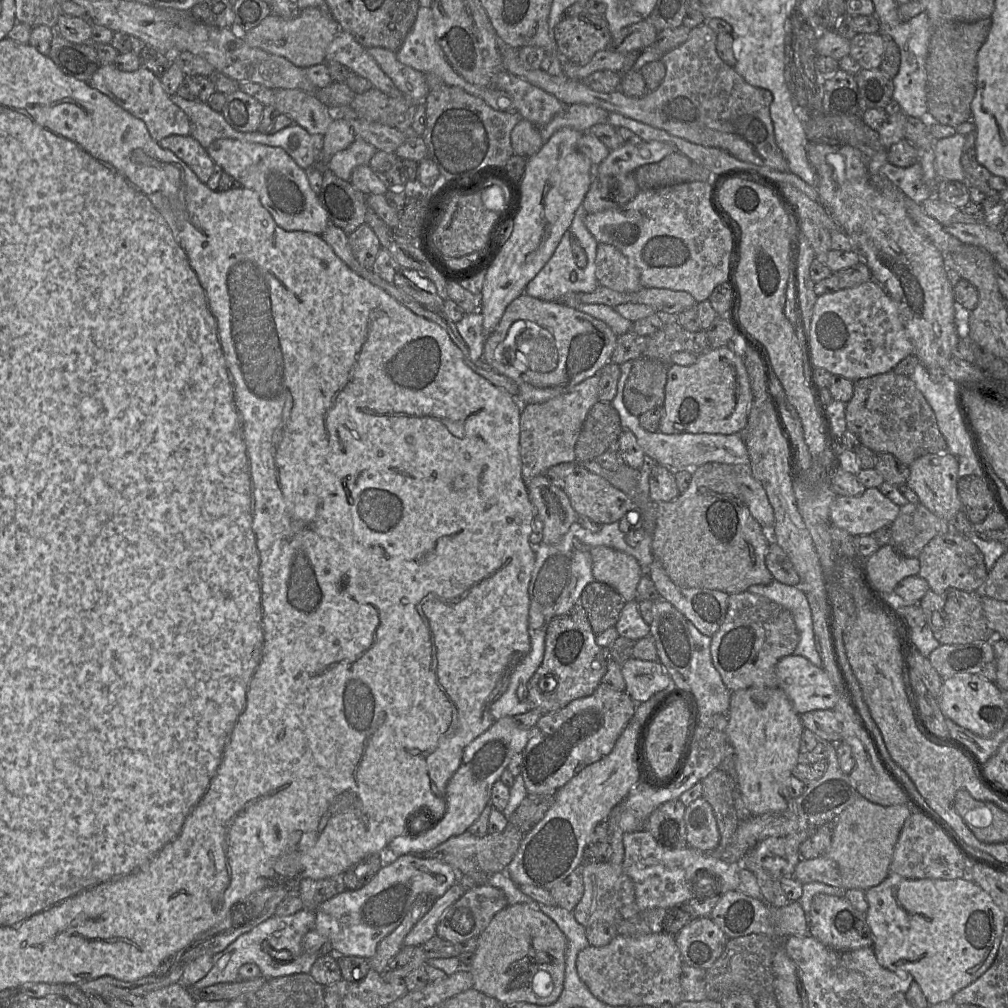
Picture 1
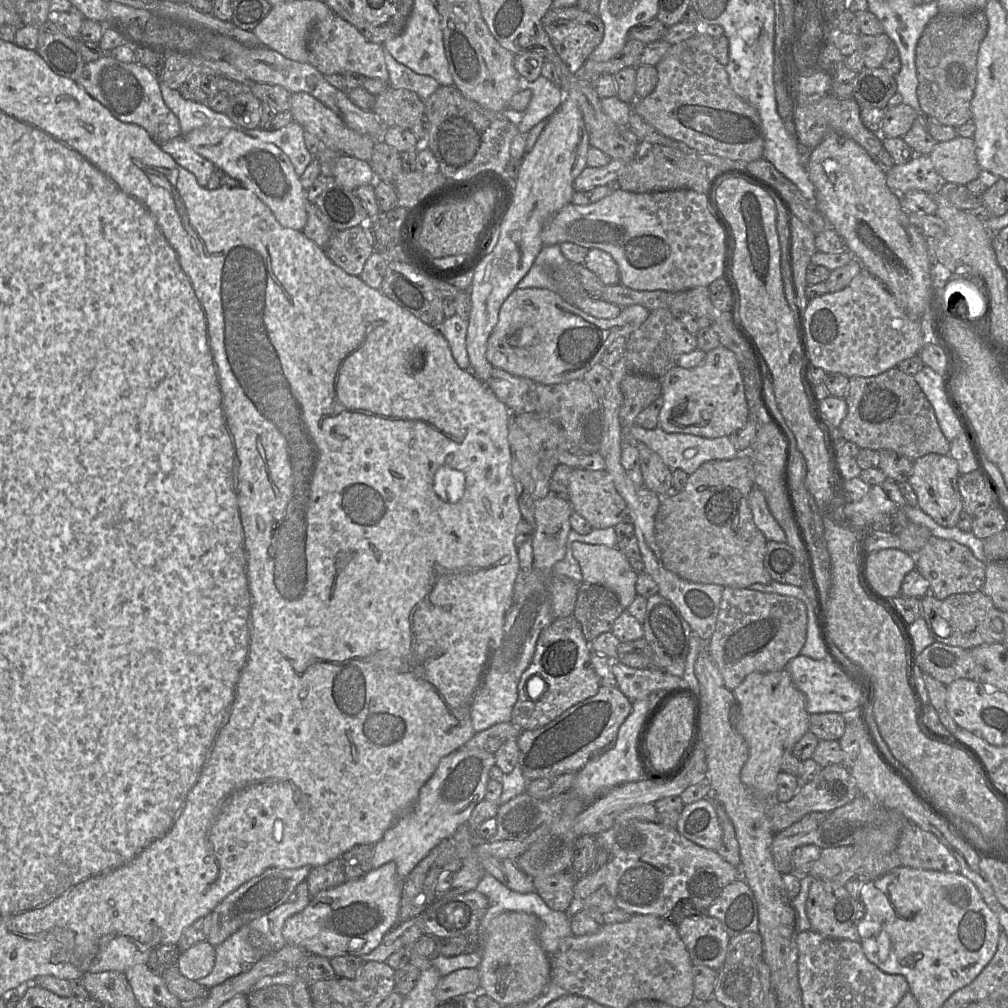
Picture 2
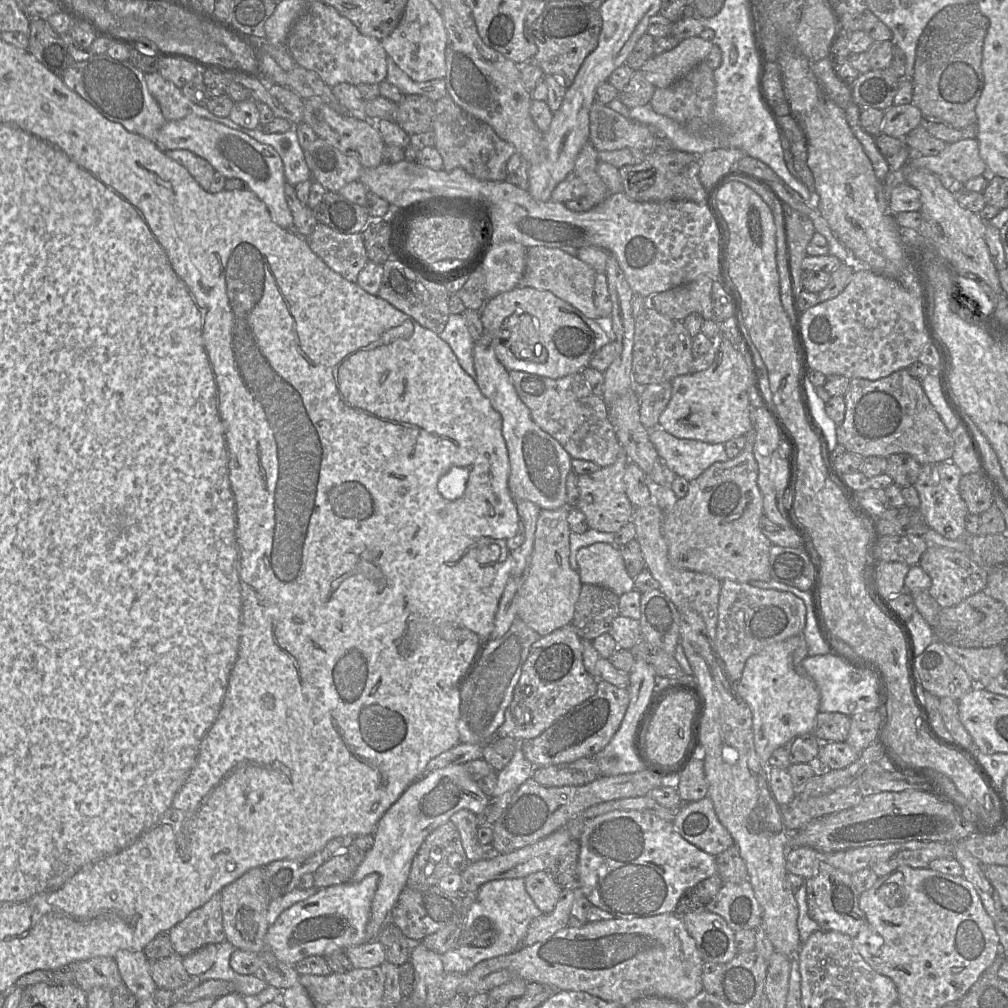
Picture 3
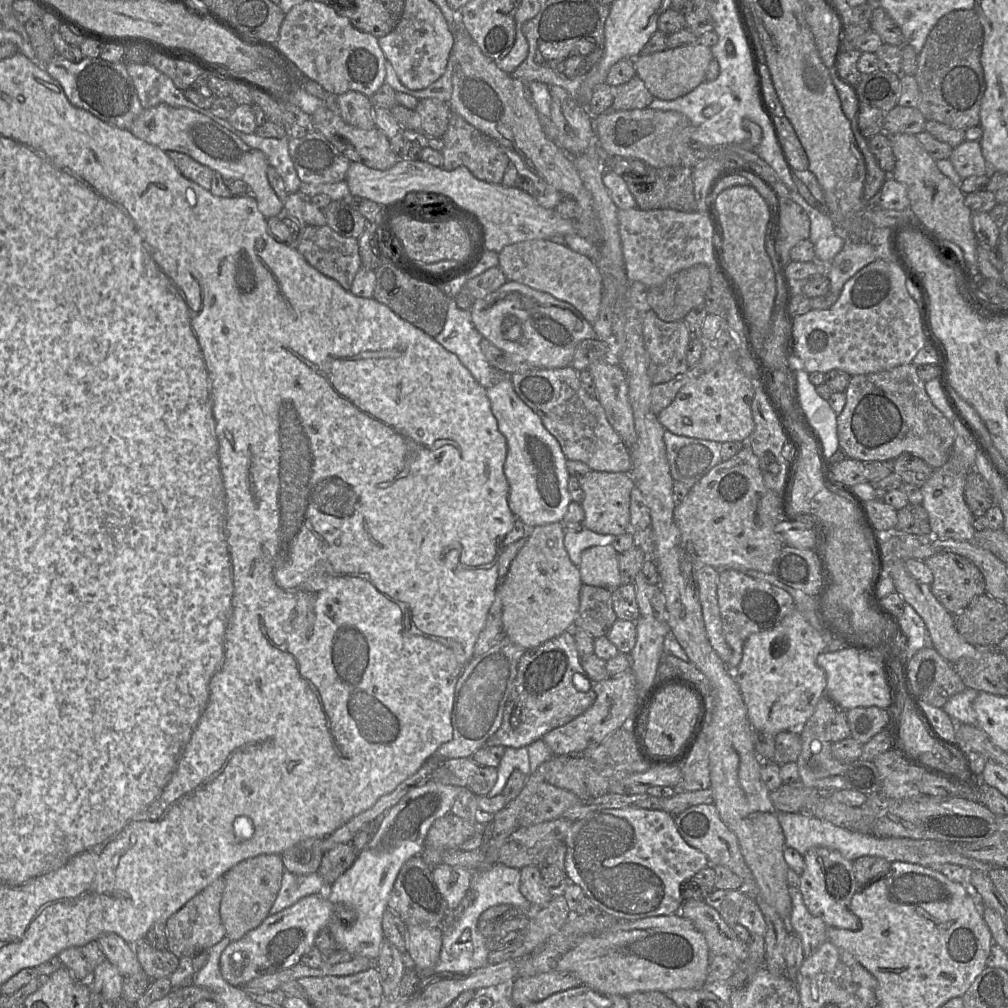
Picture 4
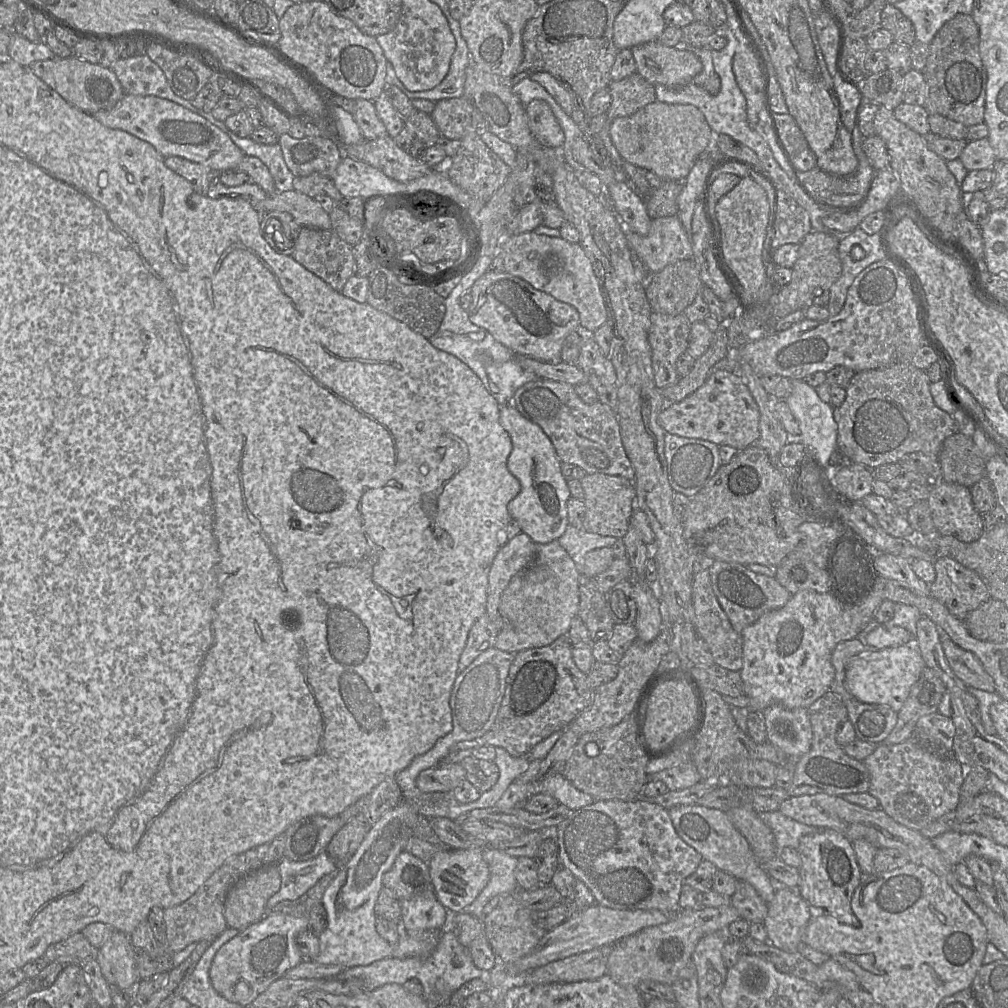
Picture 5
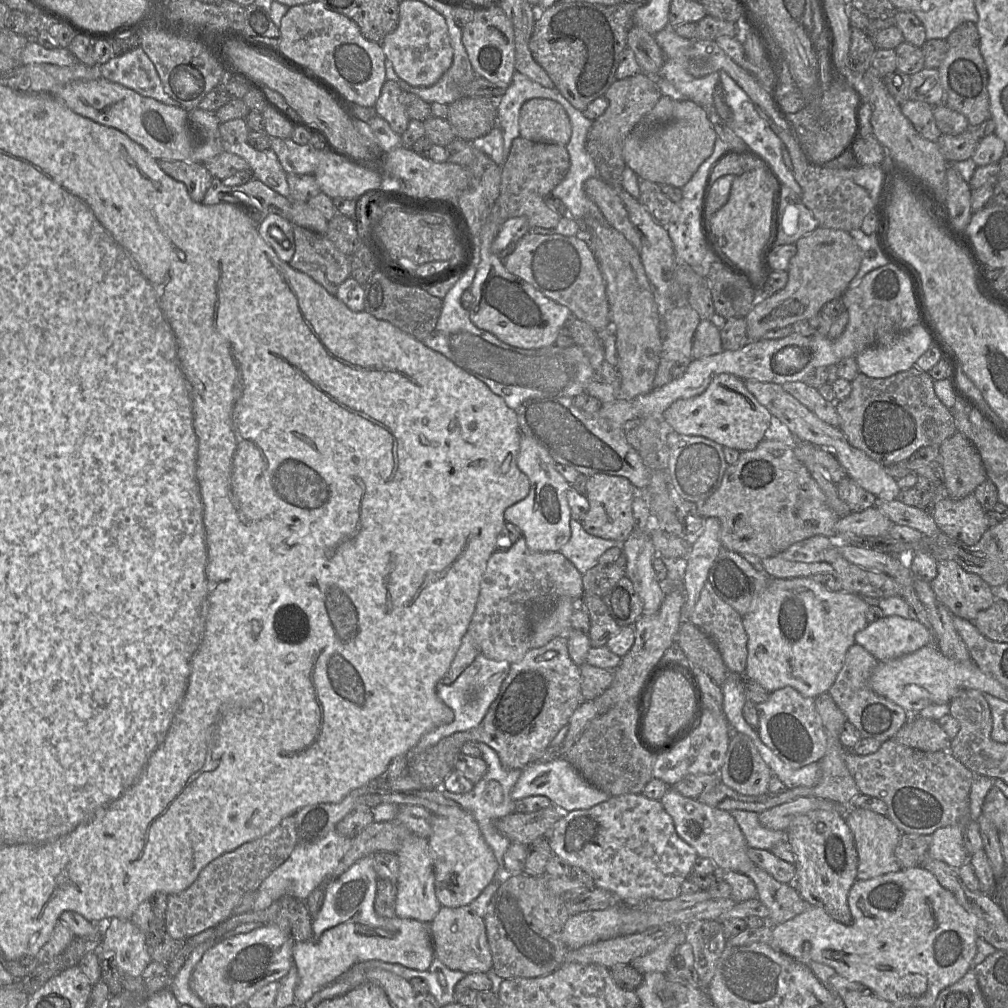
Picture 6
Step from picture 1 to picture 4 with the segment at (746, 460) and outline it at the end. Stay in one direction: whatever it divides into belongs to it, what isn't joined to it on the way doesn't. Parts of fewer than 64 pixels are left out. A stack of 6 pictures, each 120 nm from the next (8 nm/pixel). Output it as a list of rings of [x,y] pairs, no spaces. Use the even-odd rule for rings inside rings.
[[[666,429],[663,439],[672,479],[689,490],[722,461],[722,443],[678,436]]]

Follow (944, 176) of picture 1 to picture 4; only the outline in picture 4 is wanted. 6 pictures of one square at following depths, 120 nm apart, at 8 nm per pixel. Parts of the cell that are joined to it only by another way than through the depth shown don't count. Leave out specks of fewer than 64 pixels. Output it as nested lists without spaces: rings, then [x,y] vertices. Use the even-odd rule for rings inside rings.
[[[965,140],[962,144],[953,148],[949,160],[963,180],[971,176],[989,174],[990,172],[982,154],[981,144],[978,141]]]

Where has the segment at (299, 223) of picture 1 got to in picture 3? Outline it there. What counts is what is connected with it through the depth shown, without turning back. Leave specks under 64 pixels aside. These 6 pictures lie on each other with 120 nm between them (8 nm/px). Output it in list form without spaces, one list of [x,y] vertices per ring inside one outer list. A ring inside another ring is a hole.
[[[189,115],[176,121],[166,121],[156,135],[155,144],[162,151],[189,150],[208,161],[215,171],[226,179],[242,180],[246,189],[255,193],[265,203],[275,224],[283,229],[293,229],[293,216],[285,198],[286,180],[283,162],[271,146],[262,144],[224,124],[196,115]]]

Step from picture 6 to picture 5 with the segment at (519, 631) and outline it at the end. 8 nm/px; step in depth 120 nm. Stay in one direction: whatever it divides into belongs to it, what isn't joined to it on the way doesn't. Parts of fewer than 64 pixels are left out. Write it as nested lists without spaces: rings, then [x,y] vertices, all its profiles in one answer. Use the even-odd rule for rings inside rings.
[[[521,532],[497,552],[488,575],[486,615],[499,632],[504,627],[504,620],[499,612],[503,591],[510,580],[527,568],[534,559],[536,545],[531,538]]]

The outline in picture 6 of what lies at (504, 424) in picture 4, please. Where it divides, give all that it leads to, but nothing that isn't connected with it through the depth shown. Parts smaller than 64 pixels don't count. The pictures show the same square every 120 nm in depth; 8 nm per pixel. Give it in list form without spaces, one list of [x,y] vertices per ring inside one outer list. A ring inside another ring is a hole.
[[[521,433],[517,466],[528,477],[530,490],[523,500],[506,508],[504,518],[506,522],[520,529],[528,549],[532,552],[558,552],[571,536],[572,518],[566,497],[571,486],[555,469],[555,464],[557,463],[541,445]]]

